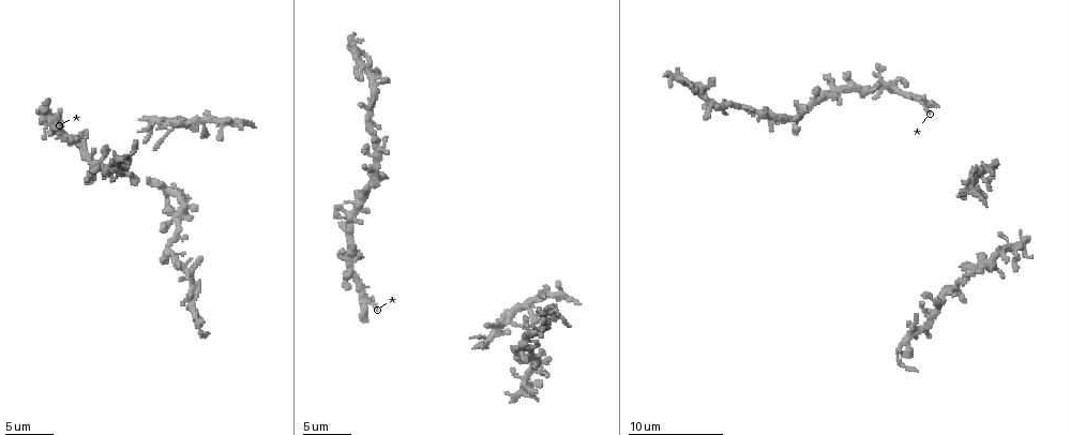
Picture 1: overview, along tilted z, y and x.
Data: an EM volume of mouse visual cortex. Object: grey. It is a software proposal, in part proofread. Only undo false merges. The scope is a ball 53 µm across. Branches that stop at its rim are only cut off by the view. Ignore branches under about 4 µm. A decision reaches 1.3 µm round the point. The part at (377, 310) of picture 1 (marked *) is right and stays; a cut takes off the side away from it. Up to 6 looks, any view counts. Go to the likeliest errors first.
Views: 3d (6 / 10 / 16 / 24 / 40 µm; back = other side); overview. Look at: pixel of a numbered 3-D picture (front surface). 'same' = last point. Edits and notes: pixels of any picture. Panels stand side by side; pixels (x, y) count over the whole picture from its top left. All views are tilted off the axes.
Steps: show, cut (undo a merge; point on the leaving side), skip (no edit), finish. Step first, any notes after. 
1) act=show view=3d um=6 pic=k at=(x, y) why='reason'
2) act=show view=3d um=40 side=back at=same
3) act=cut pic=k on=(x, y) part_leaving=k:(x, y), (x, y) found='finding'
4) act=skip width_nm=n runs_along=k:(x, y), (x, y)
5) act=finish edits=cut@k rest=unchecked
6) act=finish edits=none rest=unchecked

act=show view=3d um=10 pic=1 at=(978, 265) why='looks like a crossing'

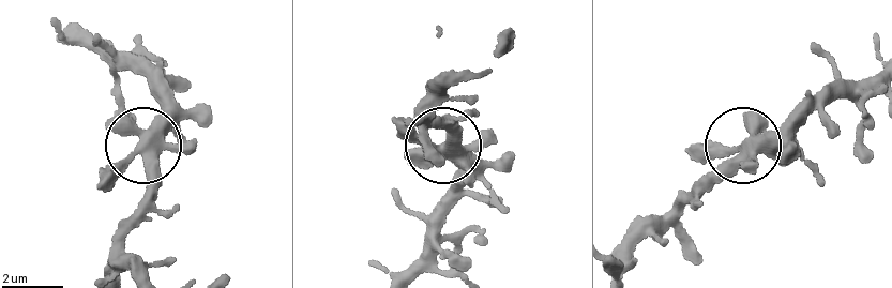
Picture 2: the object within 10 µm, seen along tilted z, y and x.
act=skip found='continuous, no second neuron'

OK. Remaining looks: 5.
act=show view=3d um=10 pic=1 at=(552, 314) why='sudden change in width'

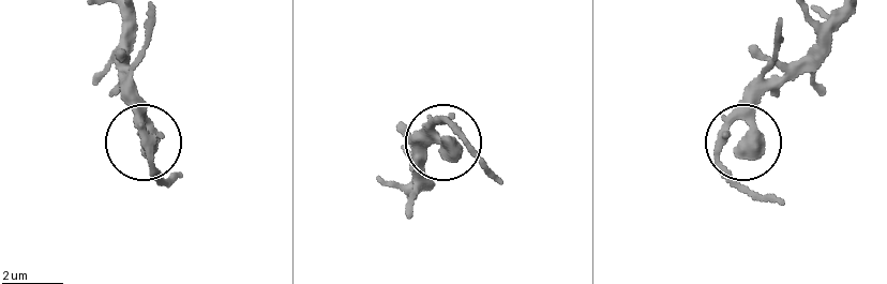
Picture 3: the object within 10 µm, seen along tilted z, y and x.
act=show view=3d um=6 pic=3 at=(450, 144)

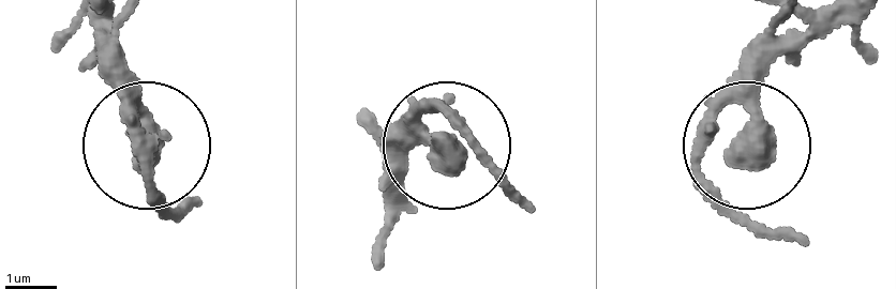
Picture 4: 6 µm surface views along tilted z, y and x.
act=skip found='continuous, no second neuron'

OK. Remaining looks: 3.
act=show view=3d um=10 pic=1 at=(354, 201) why='three-way junction'

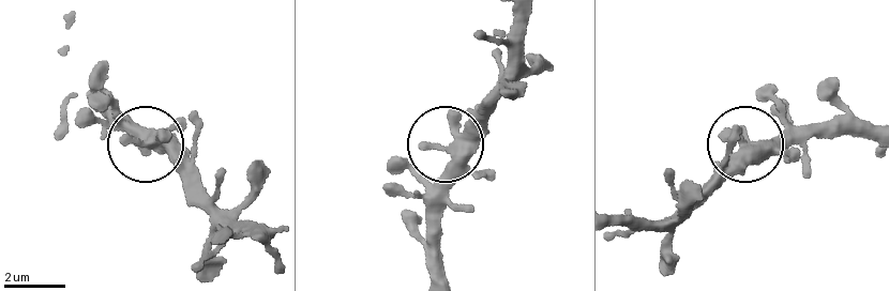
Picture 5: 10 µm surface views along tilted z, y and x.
act=skip arms=3 runs_along=5:(442, 270), (440, 181), (448, 152), (470, 119), (499, 98) found='continuous, no second neuron'

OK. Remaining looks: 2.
act=finish edits=none rest=unchecked

